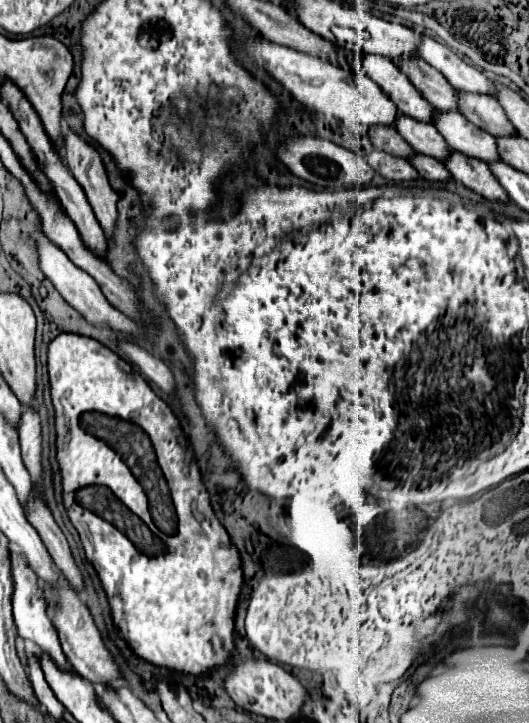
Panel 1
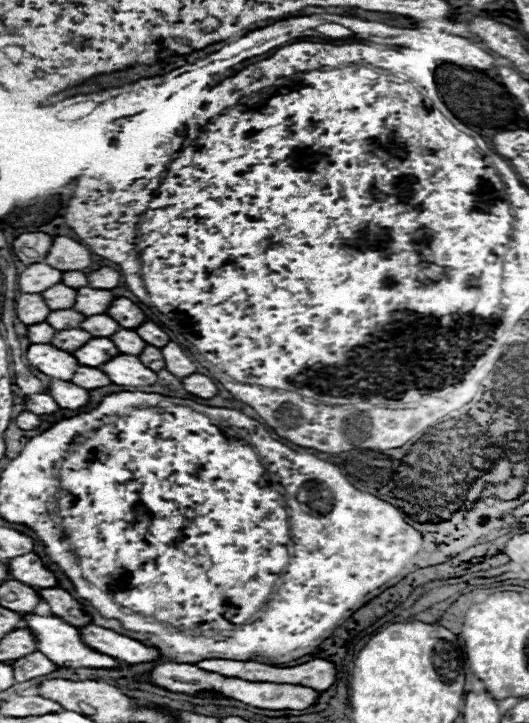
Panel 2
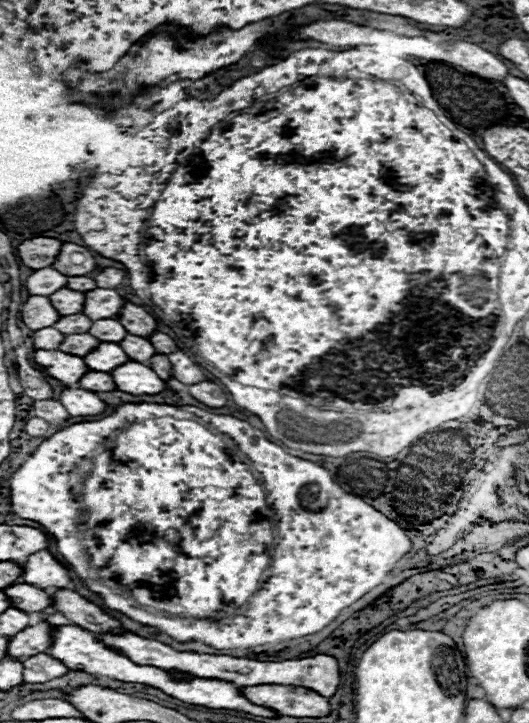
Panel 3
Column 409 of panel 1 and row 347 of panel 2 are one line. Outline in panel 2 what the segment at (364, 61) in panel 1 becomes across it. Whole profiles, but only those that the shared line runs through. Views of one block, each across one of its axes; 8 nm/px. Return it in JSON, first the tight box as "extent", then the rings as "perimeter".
{"extent":[72,338,118,368],"perimeter":[[[90,338],[82,348],[74,350],[72,354],[76,354],[76,360],[82,366],[92,366],[98,368],[100,364],[104,364],[108,358],[118,354],[118,348],[114,346],[114,342],[110,338]]]}

